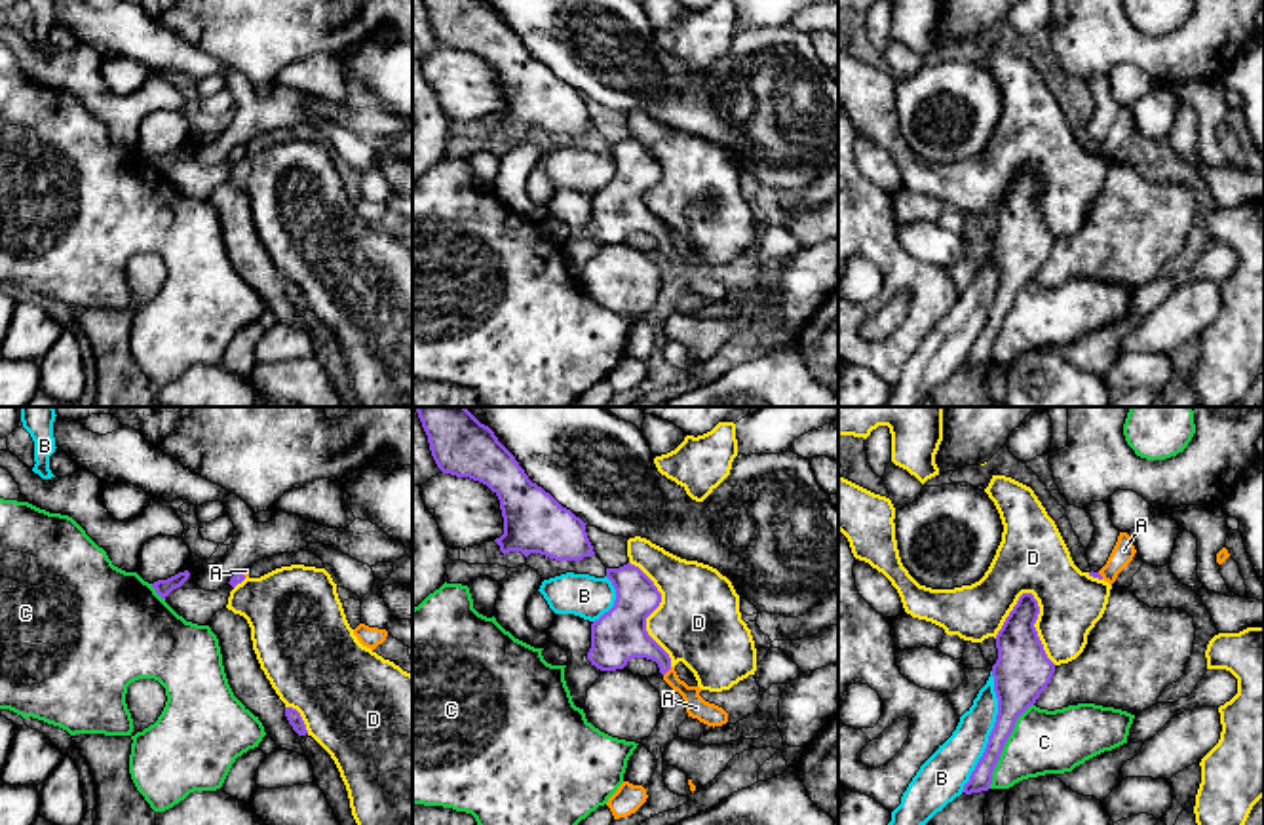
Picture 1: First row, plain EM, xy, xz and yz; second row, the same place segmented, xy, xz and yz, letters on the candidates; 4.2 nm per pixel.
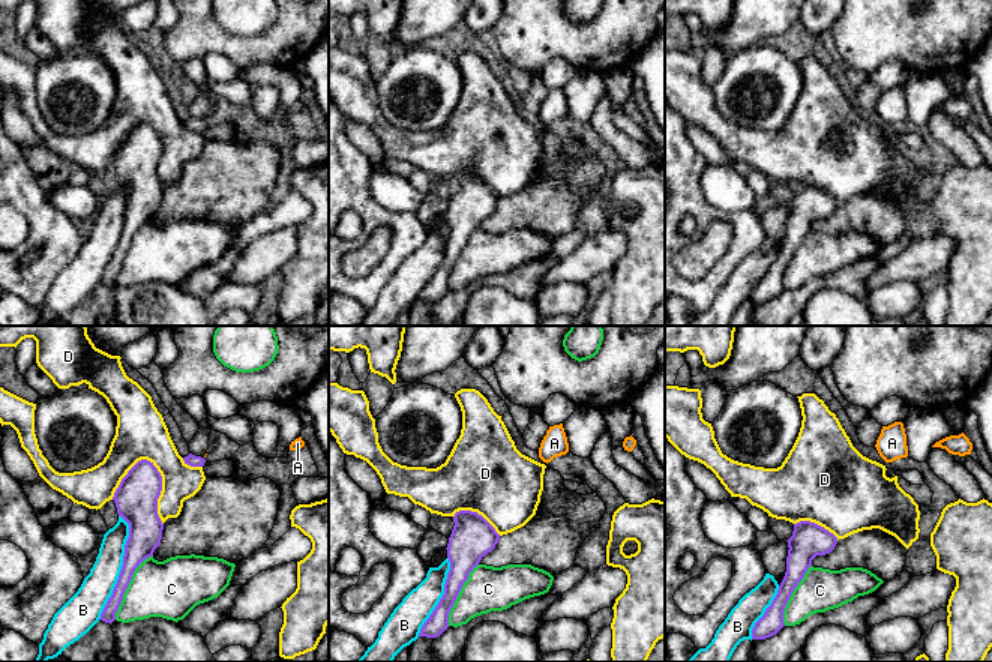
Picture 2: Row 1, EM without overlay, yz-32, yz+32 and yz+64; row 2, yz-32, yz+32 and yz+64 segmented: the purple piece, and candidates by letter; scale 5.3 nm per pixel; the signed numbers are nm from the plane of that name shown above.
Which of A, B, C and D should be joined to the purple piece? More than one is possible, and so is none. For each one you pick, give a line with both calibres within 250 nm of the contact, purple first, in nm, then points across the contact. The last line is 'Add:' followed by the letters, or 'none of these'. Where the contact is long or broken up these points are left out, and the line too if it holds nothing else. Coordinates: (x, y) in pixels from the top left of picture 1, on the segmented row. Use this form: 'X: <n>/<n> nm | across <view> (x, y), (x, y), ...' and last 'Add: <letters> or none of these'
A: 220/90 nm | across xz (620, 635), (647, 647), (668, 670), (696, 708)
Add: A

